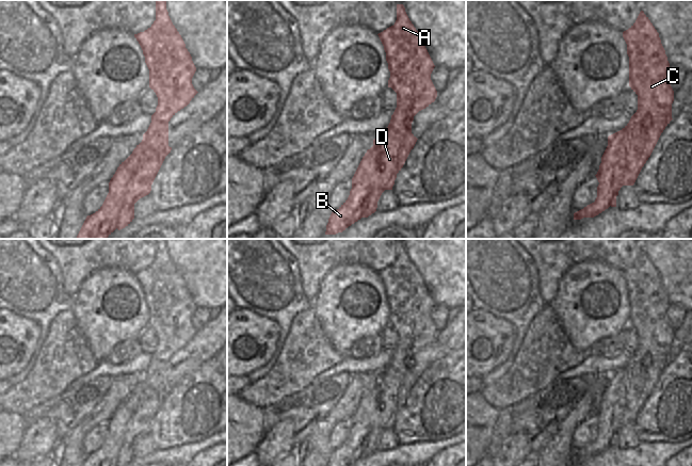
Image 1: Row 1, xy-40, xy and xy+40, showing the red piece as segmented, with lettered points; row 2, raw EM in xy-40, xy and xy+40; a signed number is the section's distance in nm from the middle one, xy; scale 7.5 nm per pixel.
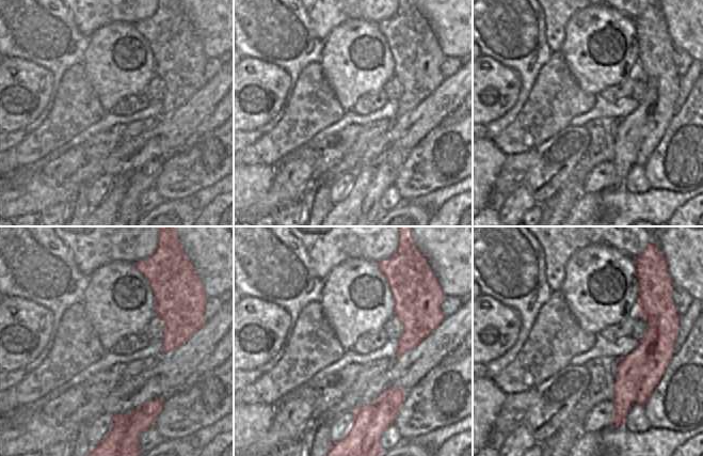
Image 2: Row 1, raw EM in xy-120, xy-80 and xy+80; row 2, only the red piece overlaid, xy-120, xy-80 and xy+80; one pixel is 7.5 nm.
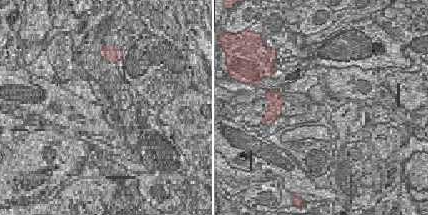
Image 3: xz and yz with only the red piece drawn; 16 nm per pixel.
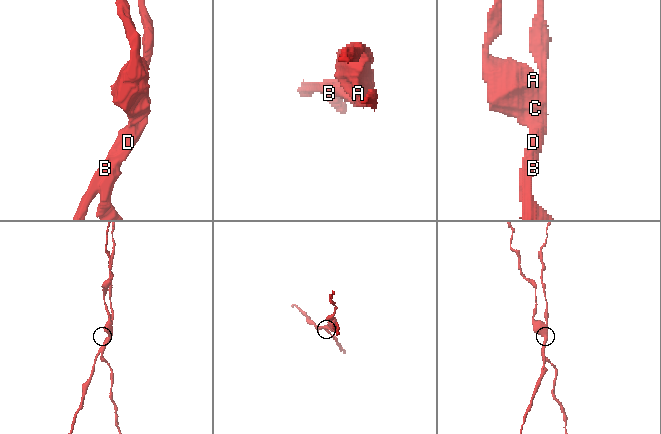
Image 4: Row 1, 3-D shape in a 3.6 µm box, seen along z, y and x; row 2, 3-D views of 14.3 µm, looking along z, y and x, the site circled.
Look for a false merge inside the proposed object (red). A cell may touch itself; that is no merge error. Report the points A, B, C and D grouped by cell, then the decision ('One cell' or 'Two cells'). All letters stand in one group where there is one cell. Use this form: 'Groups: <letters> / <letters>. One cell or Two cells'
Groups: A C D / B. Two cells

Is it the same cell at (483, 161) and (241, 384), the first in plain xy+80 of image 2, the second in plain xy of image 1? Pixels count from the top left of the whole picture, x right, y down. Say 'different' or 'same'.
different

